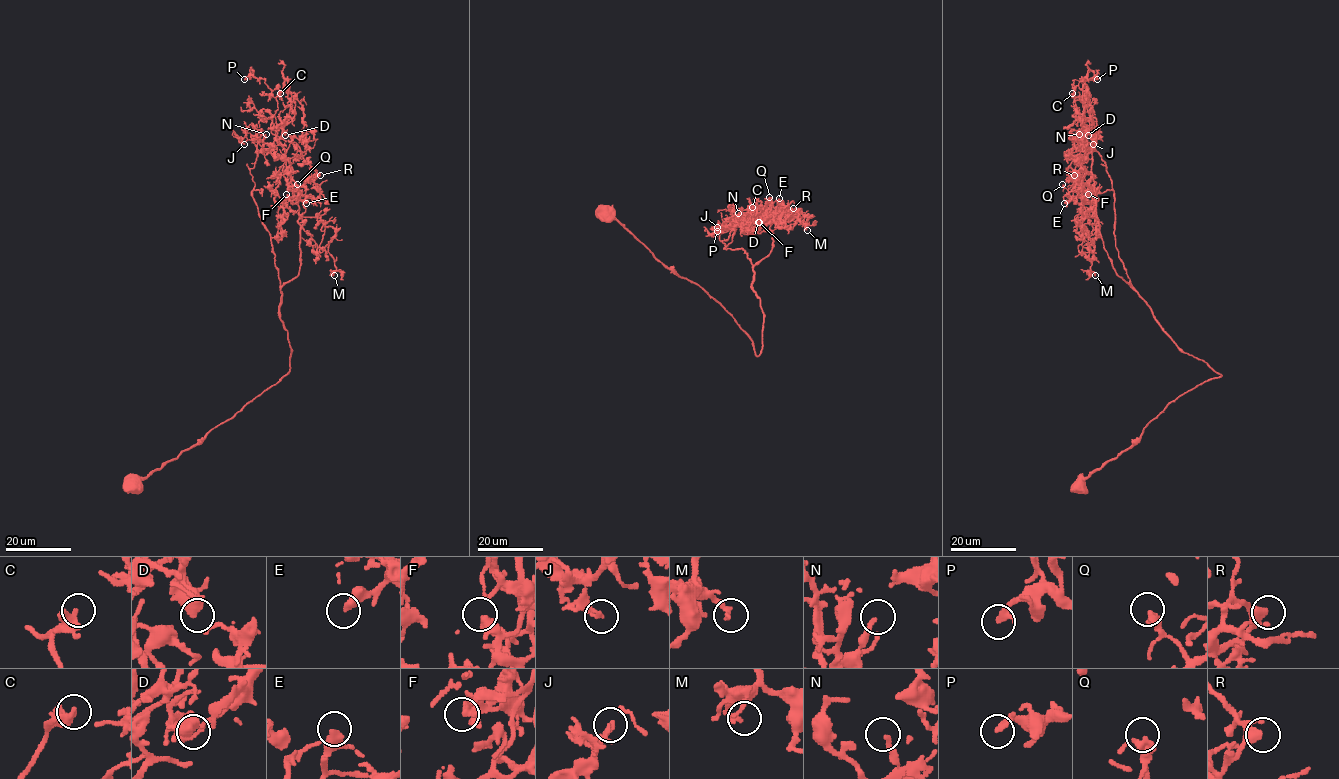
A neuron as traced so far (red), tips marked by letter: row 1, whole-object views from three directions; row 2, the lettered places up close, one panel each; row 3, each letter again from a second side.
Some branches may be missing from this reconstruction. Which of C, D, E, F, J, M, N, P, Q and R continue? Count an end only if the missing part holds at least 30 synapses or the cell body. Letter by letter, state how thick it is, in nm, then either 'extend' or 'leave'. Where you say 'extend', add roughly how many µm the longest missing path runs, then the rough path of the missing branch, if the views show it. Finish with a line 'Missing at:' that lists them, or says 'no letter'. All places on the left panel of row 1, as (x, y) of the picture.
C: 320 nm | leave
D: 340 nm | leave
E: 400 nm | leave
F: 400 nm | leave
J: 160 nm | extend | 20 µm | (244, 144), (239, 152), (241, 158), (240, 154), (229, 159), (222, 172)
M: 200 nm | leave
N: 200 nm | leave
P: 220 nm | leave
Q: 420 nm | leave
R: 280 nm | extend | 6 µm | (320, 175), (334, 176), (336, 179)
Missing at: J, R

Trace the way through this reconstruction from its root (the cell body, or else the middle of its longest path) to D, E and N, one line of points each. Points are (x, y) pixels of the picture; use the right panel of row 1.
D: (1080, 486), (1170, 402), (1220, 376), (1178, 346), (1113, 266), (1095, 210), (1096, 134), (1085, 128), (1088, 135)
E: (1080, 486), (1170, 402), (1220, 375), (1184, 353), (1117, 274), (1100, 234), (1097, 199), (1064, 203)
N: (1080, 486), (1170, 402), (1220, 375), (1184, 353), (1131, 286), (1115, 243), (1105, 162), (1079, 134)

